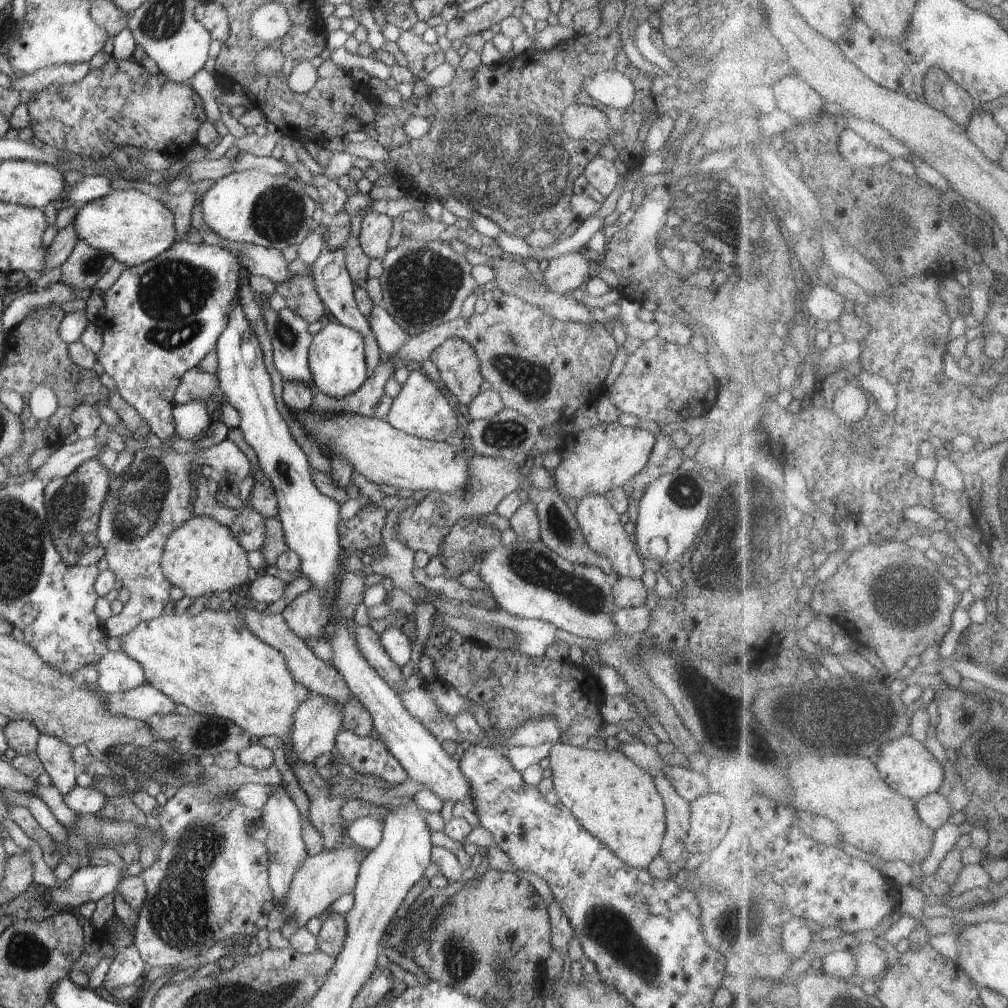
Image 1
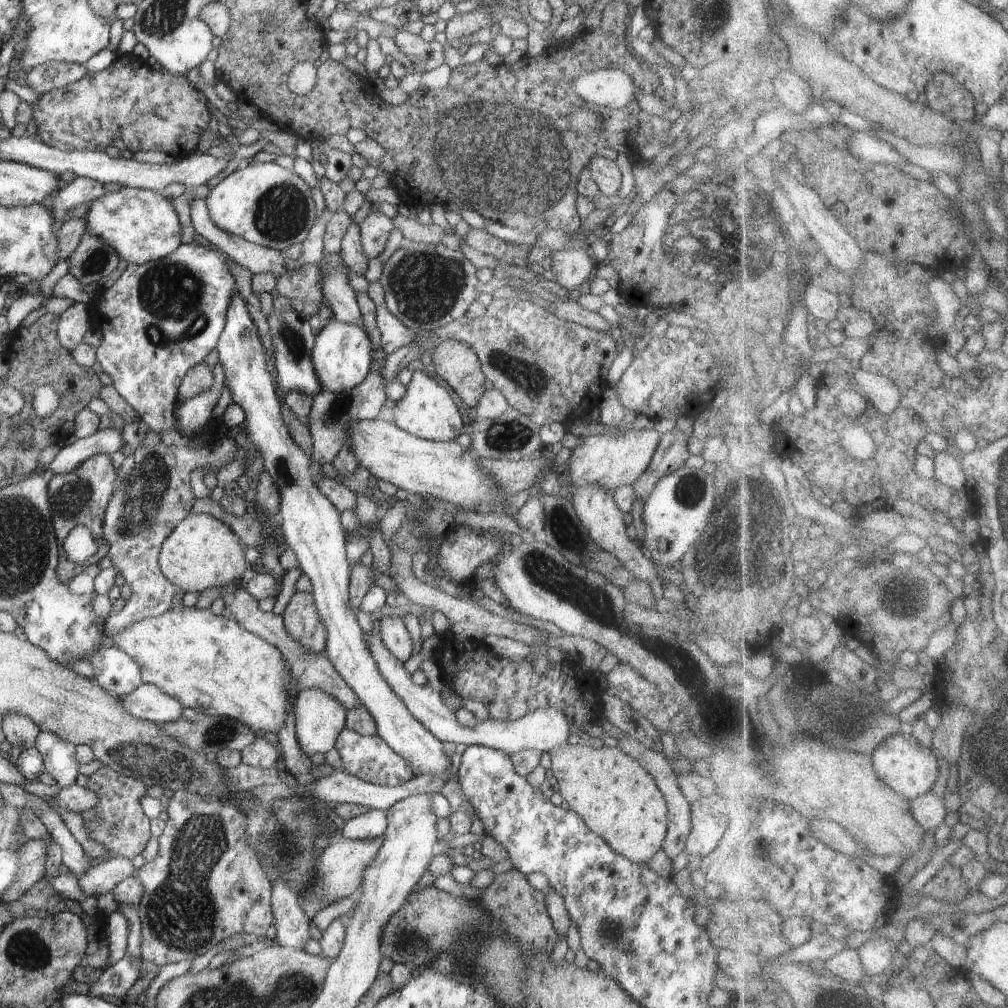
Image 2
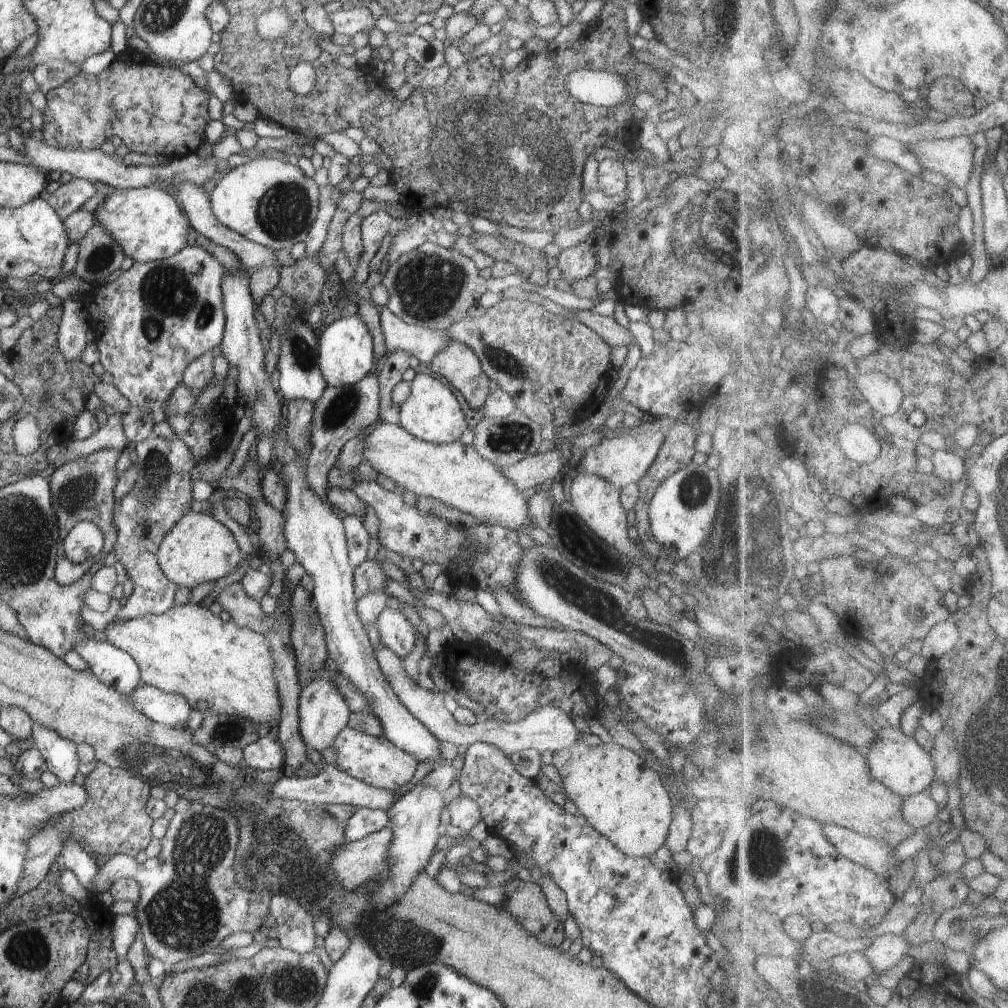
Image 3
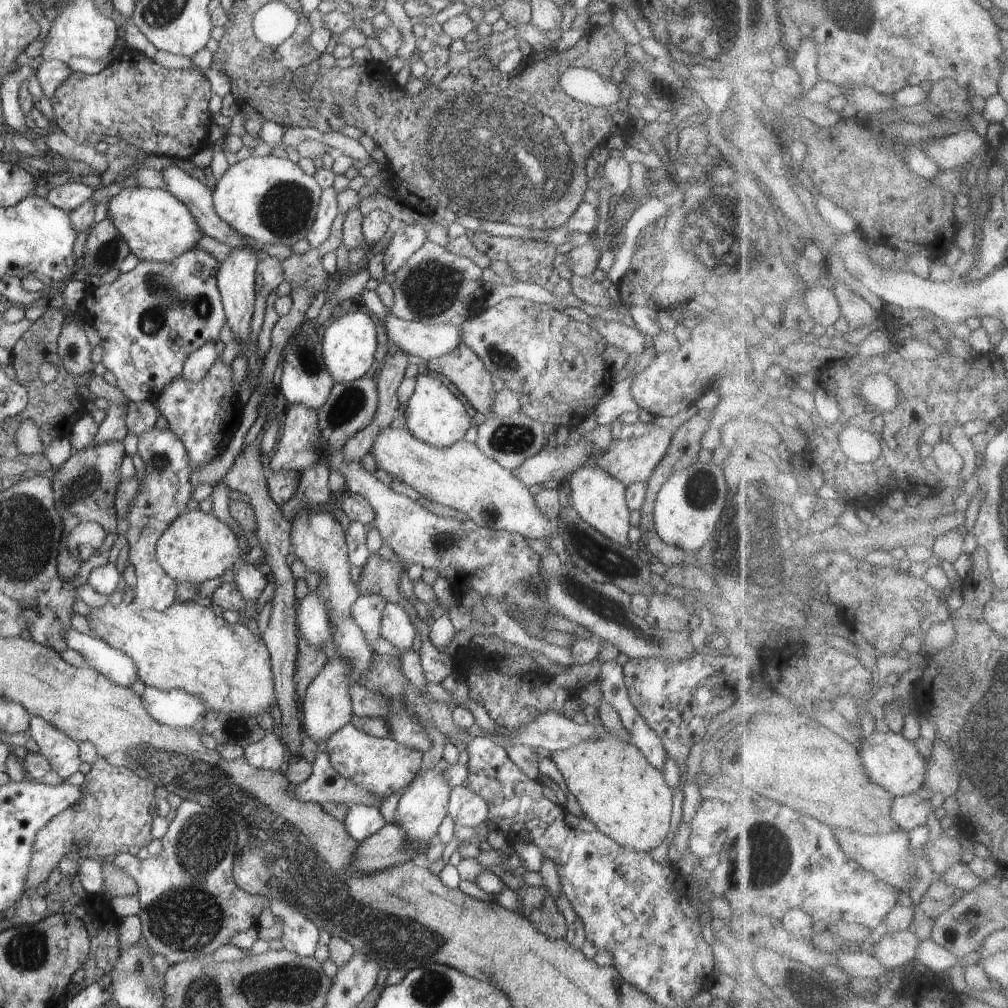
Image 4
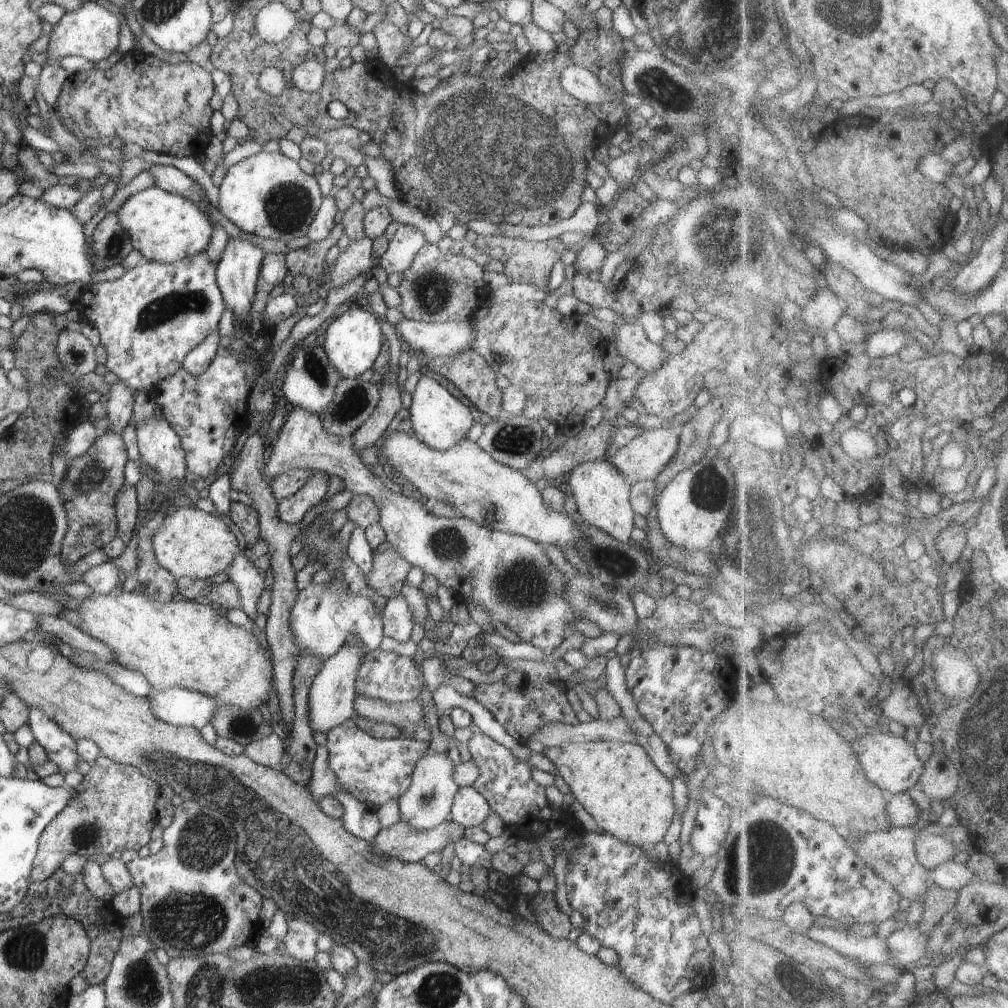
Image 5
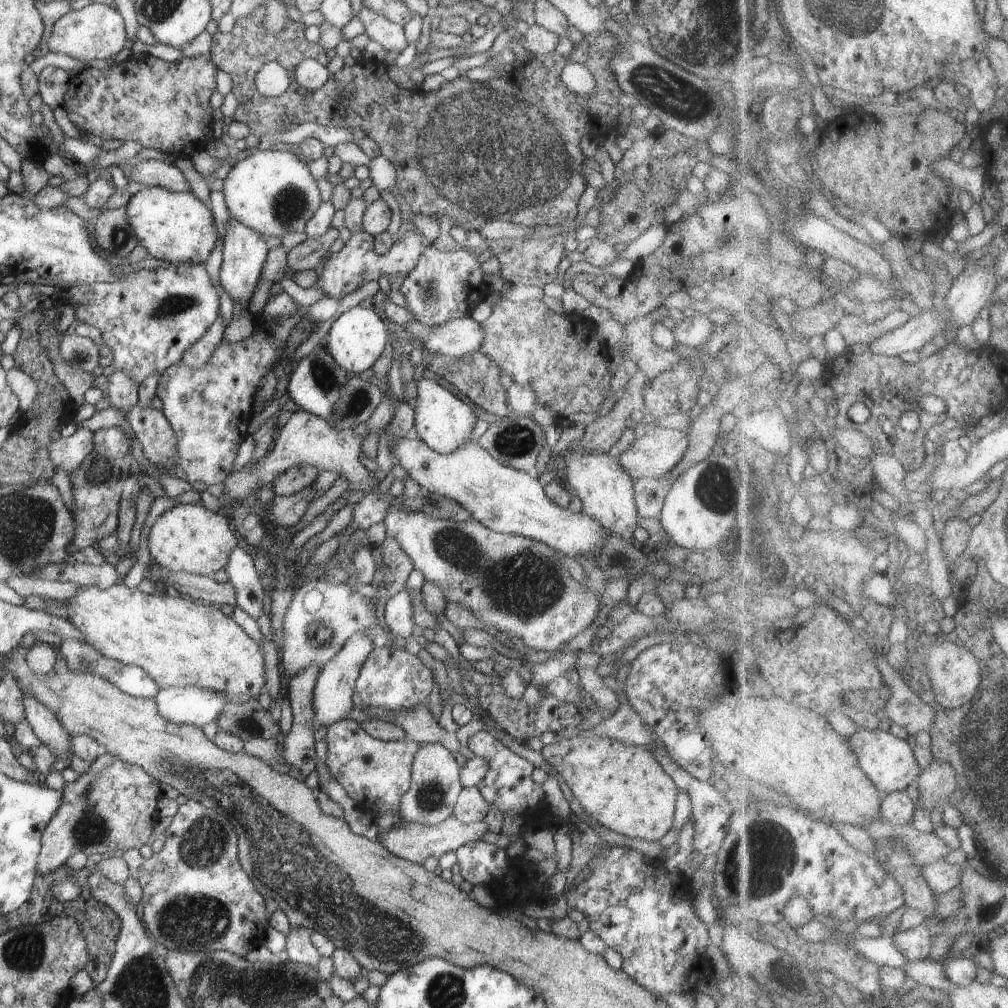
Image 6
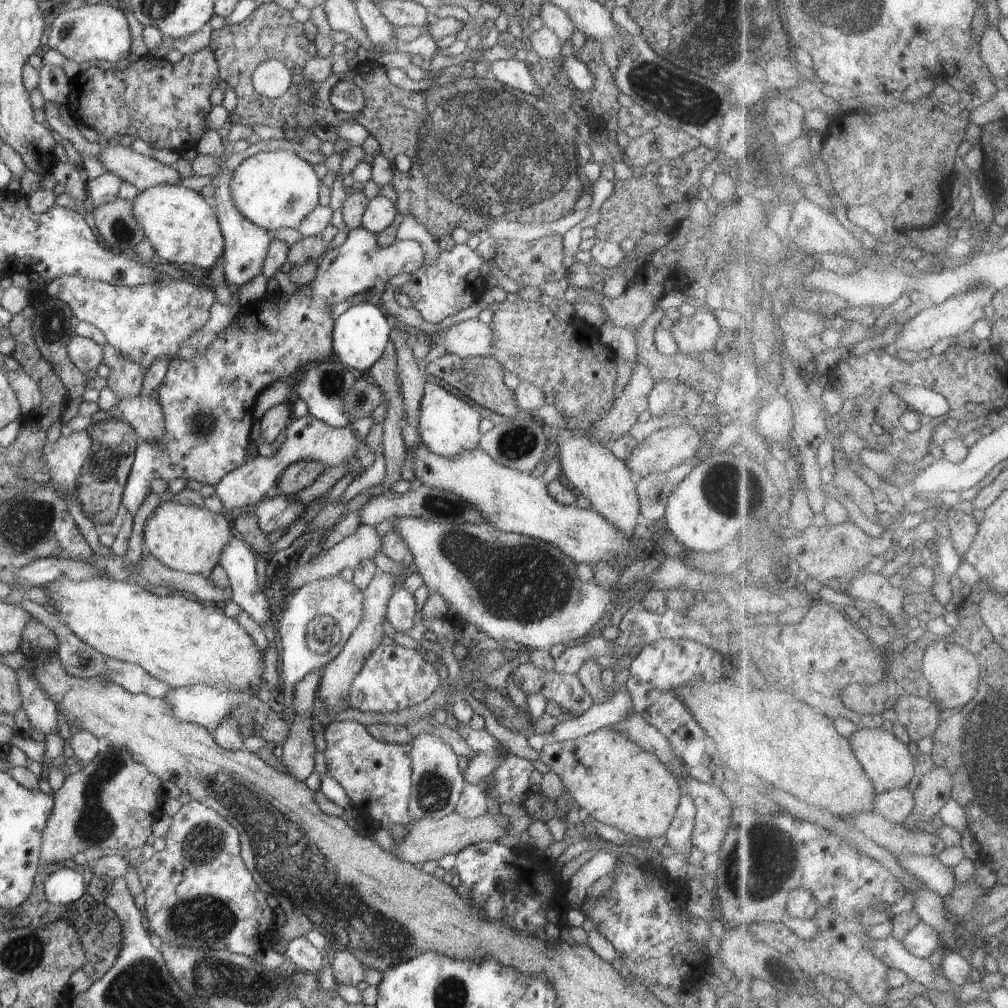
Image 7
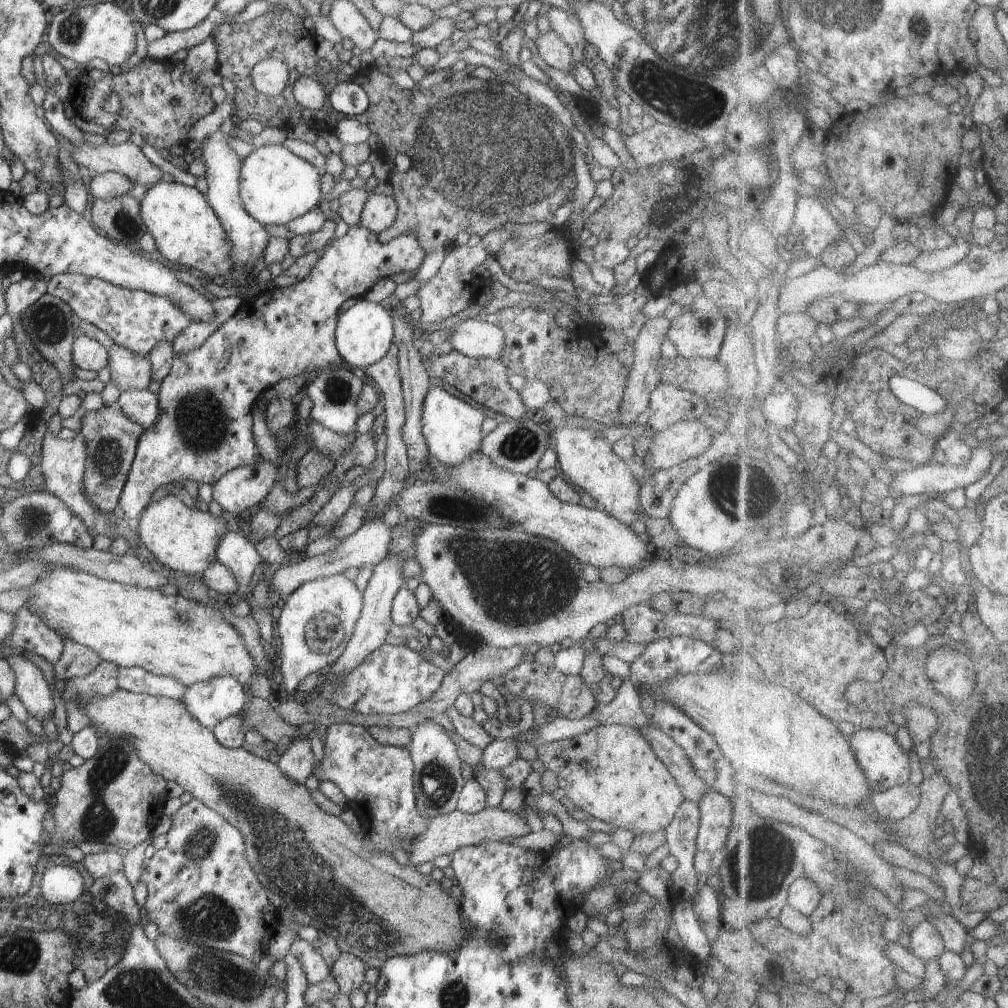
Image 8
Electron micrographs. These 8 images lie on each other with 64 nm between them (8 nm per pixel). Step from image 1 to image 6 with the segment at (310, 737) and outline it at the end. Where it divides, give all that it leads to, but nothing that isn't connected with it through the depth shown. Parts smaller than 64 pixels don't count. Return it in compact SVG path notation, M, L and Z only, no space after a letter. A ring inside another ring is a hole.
M358 632L350 636L342 648L321 668L312 699L314 716L320 724L324 724L328 728L334 723L345 720L347 714L355 707L353 701L355 680L358 678L366 657L373 648L374 646L367 634Z

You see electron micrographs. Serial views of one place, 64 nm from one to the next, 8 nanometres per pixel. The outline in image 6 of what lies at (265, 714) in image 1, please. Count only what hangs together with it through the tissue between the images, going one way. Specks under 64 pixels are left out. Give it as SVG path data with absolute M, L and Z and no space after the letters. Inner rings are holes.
M122 581L107 589L101 589L96 586L82 587L77 591L77 594L72 599L67 599L63 603L65 606L68 604L69 615L72 617L70 622L78 628L81 635L85 636L85 639L90 646L100 651L100 654L103 654L109 659L114 659L118 662L124 663L125 665L132 665L145 670L150 675L150 678L155 680L159 689L167 689L168 687L187 687L188 685L201 689L210 689L214 692L225 694L228 703L244 703L250 699L258 700L258 697L267 690L265 687L266 681L264 680L266 677L264 673L266 666L264 665L262 646L252 639L246 631L240 627L240 625L234 622L231 616L224 614L217 605L204 603L198 599L194 600L190 597L172 592L164 595L149 595L148 593L140 591L138 587L126 587Z

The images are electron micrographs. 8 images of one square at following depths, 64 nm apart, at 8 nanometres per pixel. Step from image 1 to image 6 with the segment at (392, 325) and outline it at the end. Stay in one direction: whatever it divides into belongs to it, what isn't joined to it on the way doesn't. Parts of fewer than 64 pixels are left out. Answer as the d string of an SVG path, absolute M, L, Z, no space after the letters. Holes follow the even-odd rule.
M471 316L452 319L441 325L425 325L420 320L414 320L411 323L403 324L397 330L405 340L411 340L417 344L422 342L426 354L446 355L447 357L461 357L479 351L484 340L481 324Z

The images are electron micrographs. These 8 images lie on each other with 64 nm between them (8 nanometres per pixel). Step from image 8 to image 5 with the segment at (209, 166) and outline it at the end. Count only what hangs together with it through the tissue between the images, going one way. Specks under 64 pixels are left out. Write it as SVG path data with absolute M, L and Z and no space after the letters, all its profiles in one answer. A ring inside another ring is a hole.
M230 239L223 250L222 257L217 264L216 280L225 302L225 308L231 310L237 320L235 326L242 321L248 324L259 272L265 256L266 253L258 246L240 239Z

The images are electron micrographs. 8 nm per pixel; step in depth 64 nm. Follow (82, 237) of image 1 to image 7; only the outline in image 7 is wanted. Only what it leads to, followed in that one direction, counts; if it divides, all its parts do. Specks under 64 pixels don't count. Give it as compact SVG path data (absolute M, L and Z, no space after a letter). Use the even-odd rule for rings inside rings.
M158 184L141 191L134 202L134 218L152 244L155 256L171 265L192 265L208 274L224 256L224 236L211 202L182 185Z

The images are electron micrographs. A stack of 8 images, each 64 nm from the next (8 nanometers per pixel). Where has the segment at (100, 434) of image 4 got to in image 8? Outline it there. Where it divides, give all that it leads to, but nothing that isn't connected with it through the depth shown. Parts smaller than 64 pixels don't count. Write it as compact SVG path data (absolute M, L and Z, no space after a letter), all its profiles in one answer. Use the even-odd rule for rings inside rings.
M118 344L110 346L107 350L110 356L107 368L110 369L111 381L120 393L149 388L152 382L152 363L149 356L130 352L128 348Z

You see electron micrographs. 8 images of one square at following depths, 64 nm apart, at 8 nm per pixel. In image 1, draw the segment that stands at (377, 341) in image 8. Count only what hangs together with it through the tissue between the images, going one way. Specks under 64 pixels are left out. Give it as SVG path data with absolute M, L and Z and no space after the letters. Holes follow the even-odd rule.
M336 322L323 324L320 332L313 336L308 362L312 373L312 388L332 398L341 399L355 393L369 377L362 335Z

